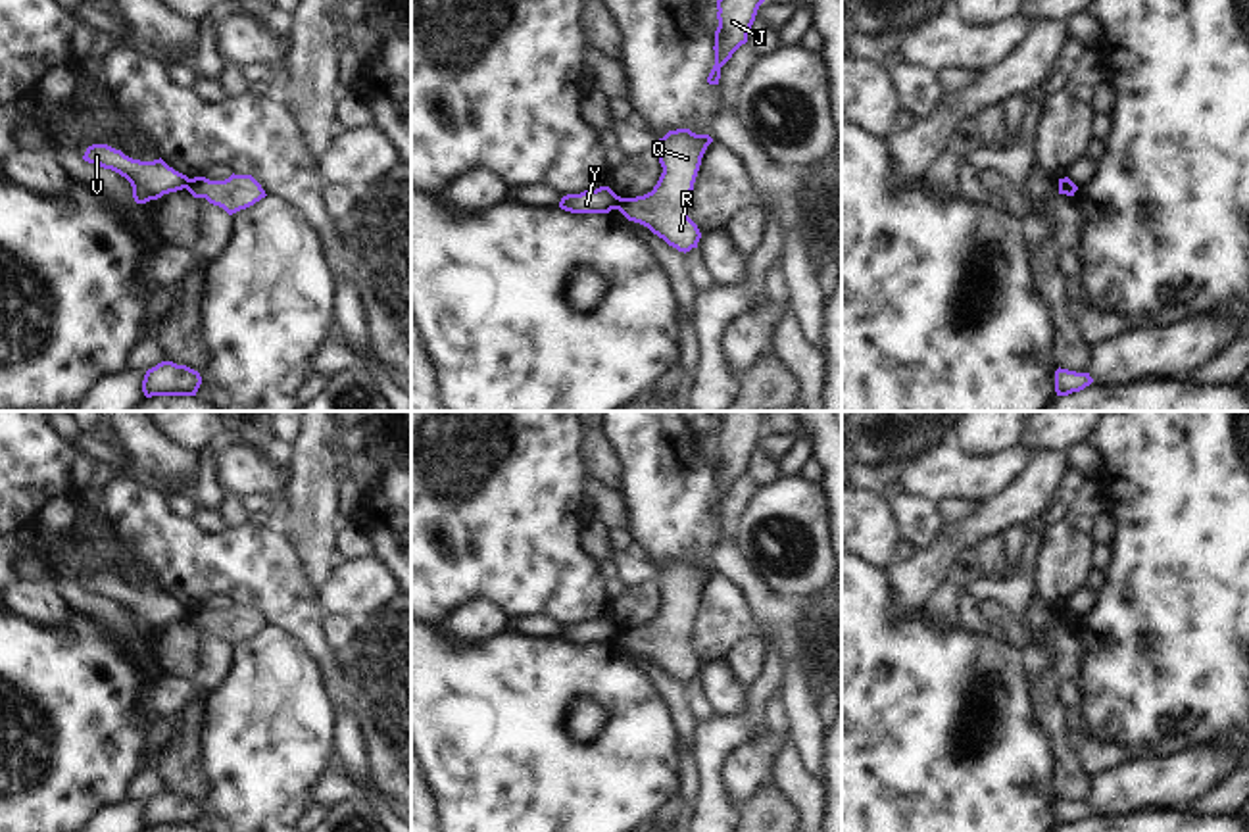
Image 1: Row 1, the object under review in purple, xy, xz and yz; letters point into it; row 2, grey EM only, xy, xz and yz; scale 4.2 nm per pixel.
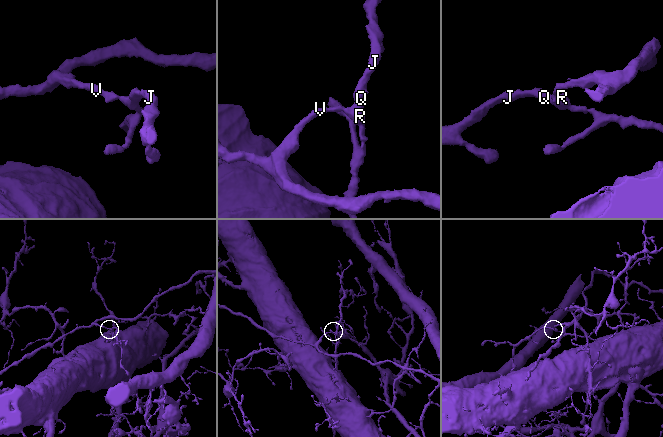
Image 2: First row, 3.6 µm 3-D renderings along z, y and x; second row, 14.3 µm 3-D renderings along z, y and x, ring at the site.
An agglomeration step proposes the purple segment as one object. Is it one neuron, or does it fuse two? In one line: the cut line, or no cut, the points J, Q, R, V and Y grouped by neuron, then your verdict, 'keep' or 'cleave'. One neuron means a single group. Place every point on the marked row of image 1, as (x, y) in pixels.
cut in xz along (621, 198), (615, 208); J Q R / V Y; cleave

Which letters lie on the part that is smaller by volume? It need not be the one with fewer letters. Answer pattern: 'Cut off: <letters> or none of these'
Cut off: V, Y

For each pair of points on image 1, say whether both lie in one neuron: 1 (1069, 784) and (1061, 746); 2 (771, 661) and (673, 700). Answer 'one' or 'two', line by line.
1: one
2: two

